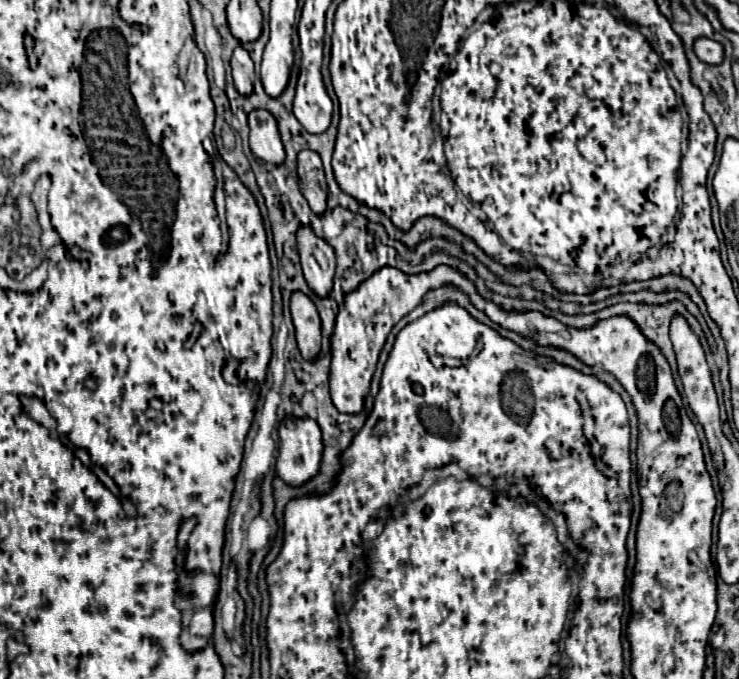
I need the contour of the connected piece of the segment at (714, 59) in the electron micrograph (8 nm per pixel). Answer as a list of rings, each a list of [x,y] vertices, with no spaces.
[[[697,38],[693,42],[693,50],[697,54],[697,58],[701,62],[707,62],[707,64],[719,64],[723,60],[723,46],[715,40],[709,40],[709,38]]]

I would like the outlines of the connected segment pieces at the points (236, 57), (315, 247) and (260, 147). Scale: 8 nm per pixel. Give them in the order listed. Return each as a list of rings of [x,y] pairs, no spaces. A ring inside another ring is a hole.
[[[237,46],[231,56],[231,68],[233,68],[233,80],[239,94],[251,94],[253,92],[253,60],[249,58],[249,52],[243,46]]]
[[[307,224],[299,226],[297,244],[299,244],[303,276],[309,288],[319,296],[327,296],[333,286],[333,274],[335,274],[333,248],[323,238],[315,236],[313,228]]]
[[[267,110],[249,112],[249,146],[251,152],[267,164],[281,164],[285,160],[283,142],[279,138],[277,122]]]

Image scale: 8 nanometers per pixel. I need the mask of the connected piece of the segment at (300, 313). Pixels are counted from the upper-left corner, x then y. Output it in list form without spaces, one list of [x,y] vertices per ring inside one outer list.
[[[303,292],[291,294],[291,318],[303,358],[313,360],[321,348],[321,320],[315,304]]]

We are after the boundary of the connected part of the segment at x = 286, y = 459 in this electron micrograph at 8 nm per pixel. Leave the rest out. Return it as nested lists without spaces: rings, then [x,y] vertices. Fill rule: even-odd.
[[[287,416],[279,424],[279,456],[277,456],[275,470],[277,470],[277,476],[283,482],[287,482],[291,486],[301,486],[303,482],[307,482],[309,478],[313,478],[319,472],[321,452],[323,452],[321,430],[319,430],[319,426],[317,426],[315,420]]]

